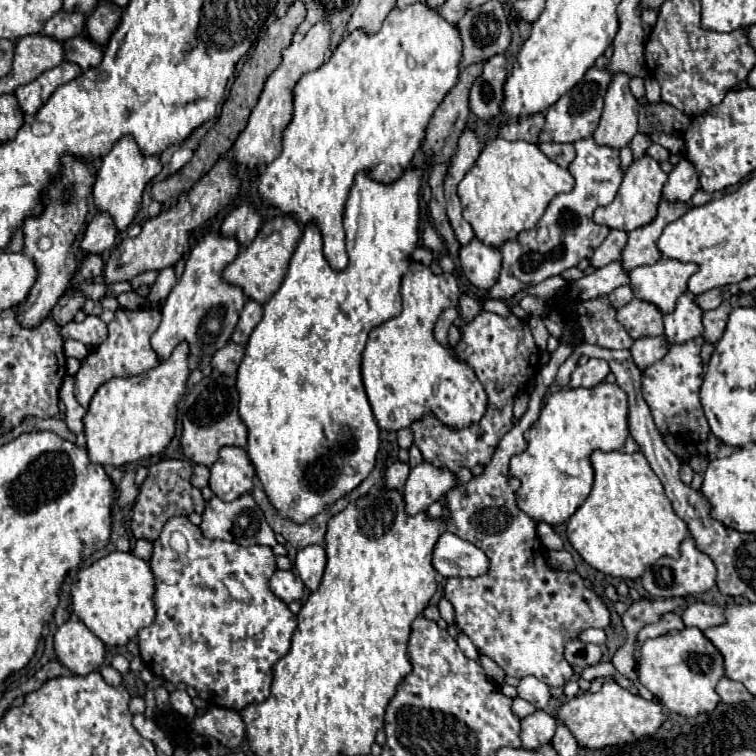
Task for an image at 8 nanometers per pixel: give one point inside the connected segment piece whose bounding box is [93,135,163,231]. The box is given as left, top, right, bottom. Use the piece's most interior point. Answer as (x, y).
(125, 170)

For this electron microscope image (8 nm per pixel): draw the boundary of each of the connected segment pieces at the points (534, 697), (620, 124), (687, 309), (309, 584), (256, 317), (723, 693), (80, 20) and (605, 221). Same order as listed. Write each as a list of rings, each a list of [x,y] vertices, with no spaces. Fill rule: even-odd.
[[[525,677],[521,679],[519,687],[517,687],[517,693],[521,699],[529,701],[531,705],[535,705],[537,709],[545,709],[547,703],[549,703],[549,687],[545,683],[541,683],[537,677]]]
[[[615,75],[605,93],[599,127],[593,133],[595,143],[611,149],[629,147],[631,139],[637,135],[637,113],[639,103],[629,91],[629,77]]]
[[[689,291],[681,295],[673,315],[667,315],[663,319],[665,339],[669,341],[669,345],[677,345],[677,343],[685,343],[689,339],[701,337],[701,331],[703,331],[701,315],[703,311],[693,303],[693,295]]]
[[[309,545],[309,547],[301,549],[295,559],[295,569],[297,569],[299,577],[303,579],[305,587],[311,591],[315,591],[319,587],[325,565],[327,565],[327,555],[321,545]]]
[[[247,301],[241,311],[241,317],[239,317],[239,323],[235,327],[231,341],[245,345],[249,341],[249,335],[255,329],[255,325],[261,321],[261,315],[263,315],[263,305],[259,305],[257,301]]]
[[[723,677],[717,683],[715,691],[721,697],[721,703],[727,703],[727,705],[737,705],[737,703],[745,703],[745,701],[751,701],[753,699],[753,695],[743,687],[743,683],[731,681],[727,677]]]
[[[57,11],[47,23],[45,23],[45,35],[65,41],[71,37],[77,37],[85,31],[85,15],[83,13],[69,13],[69,11]]]
[[[643,155],[641,159],[635,159],[623,177],[617,197],[607,207],[599,207],[595,211],[593,221],[597,225],[607,225],[609,229],[619,229],[625,233],[649,225],[657,217],[657,205],[661,201],[661,191],[665,187],[665,181],[667,181],[667,175],[661,171],[655,159],[647,155]]]

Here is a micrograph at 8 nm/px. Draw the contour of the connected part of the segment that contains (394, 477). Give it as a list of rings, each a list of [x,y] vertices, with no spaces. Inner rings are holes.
[[[393,463],[387,471],[385,471],[385,485],[387,489],[397,489],[403,491],[403,485],[407,481],[409,475],[409,465],[407,463]]]

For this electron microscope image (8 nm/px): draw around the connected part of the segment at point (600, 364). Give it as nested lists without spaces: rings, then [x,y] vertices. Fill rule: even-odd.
[[[589,359],[585,365],[579,365],[573,371],[573,375],[569,379],[569,387],[591,389],[591,387],[599,385],[607,375],[609,375],[609,365],[603,359]]]

